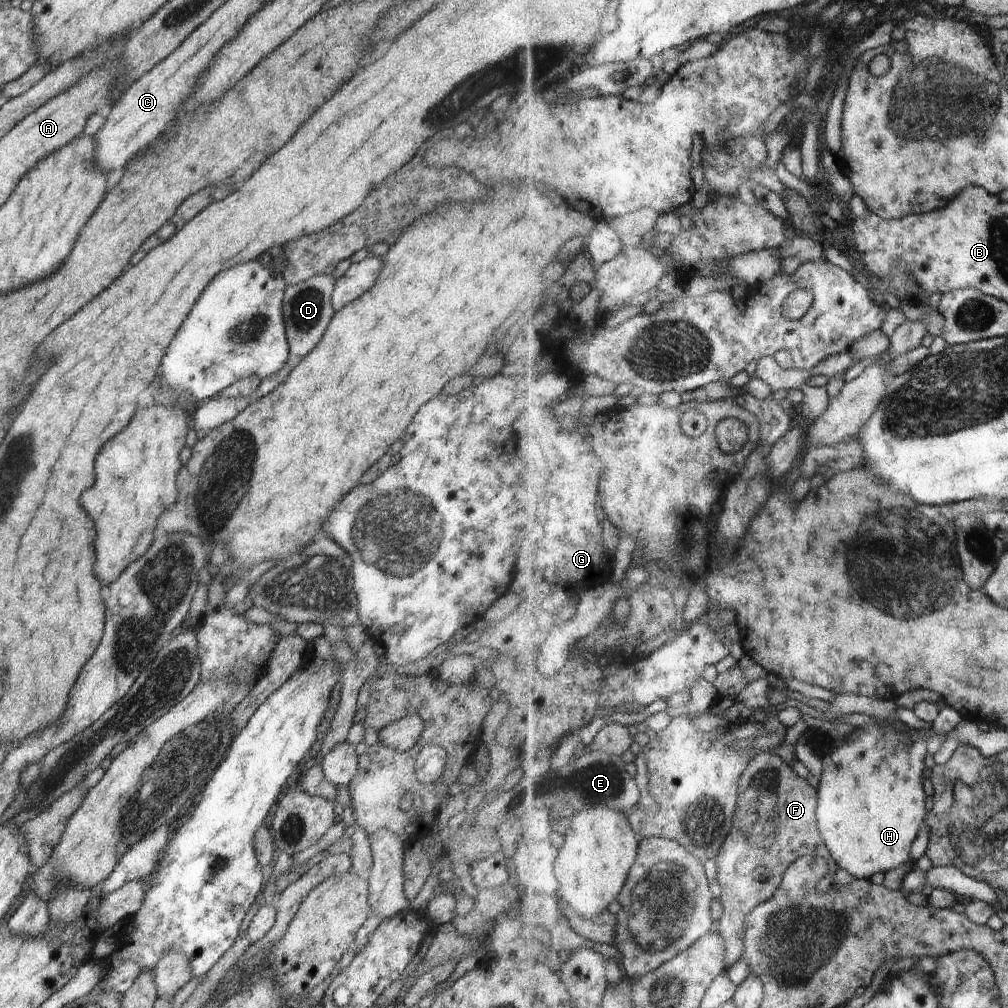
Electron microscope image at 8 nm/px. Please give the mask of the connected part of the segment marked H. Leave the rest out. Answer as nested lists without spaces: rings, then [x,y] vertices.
[[[947,705],[941,710],[934,728],[924,730],[924,734],[920,730],[899,732],[893,724],[879,722],[856,728],[849,737],[835,742],[834,751],[822,758],[823,773],[818,788],[820,801],[817,816],[822,836],[841,868],[858,879],[870,879],[880,872],[886,874],[890,870],[896,870],[912,860],[913,846],[929,817],[924,770],[926,756],[930,753],[930,738],[948,736],[964,720],[956,708]]]

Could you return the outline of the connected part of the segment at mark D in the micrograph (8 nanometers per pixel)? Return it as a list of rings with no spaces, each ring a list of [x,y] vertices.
[[[330,274],[316,275],[304,282],[286,285],[282,303],[282,318],[284,318],[290,355],[304,357],[320,342],[320,338],[326,332],[335,313],[331,303],[334,285],[335,278]]]

